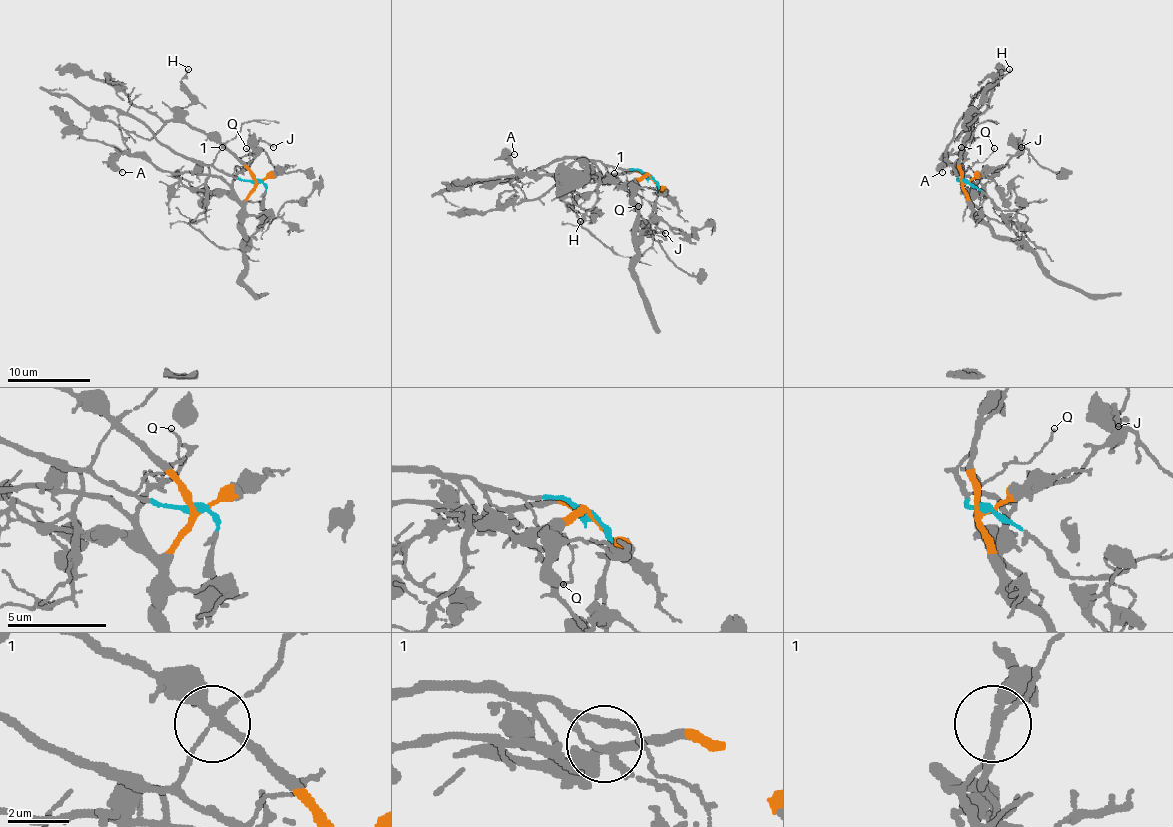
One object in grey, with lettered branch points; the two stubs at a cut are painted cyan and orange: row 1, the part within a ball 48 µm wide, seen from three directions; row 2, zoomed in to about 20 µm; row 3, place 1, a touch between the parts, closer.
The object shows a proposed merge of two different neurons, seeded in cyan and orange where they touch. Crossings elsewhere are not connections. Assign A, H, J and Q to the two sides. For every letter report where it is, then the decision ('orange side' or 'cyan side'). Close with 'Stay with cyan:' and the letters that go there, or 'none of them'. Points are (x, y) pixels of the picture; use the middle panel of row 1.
A: (514, 154) | orange side
H: (580, 221) | orange side
J: (665, 233) | orange side
Q: (638, 206) | cyan side
Stay with cyan: Q

